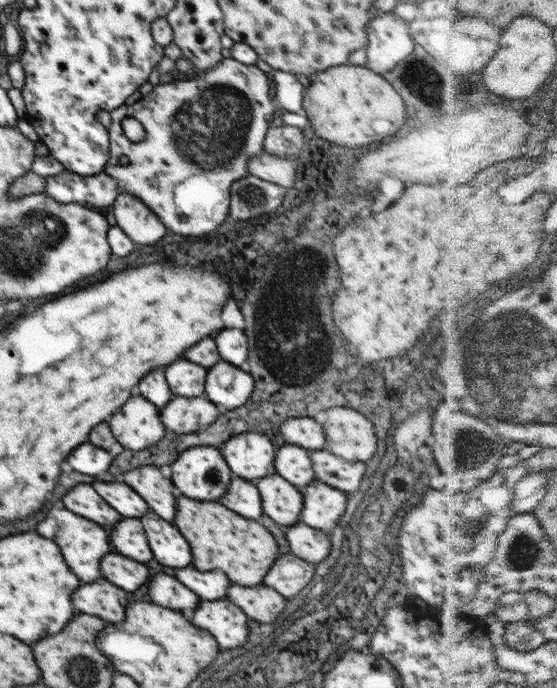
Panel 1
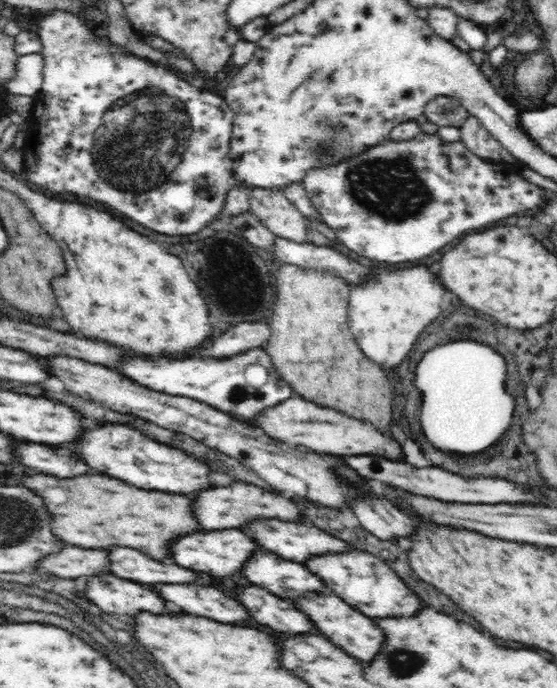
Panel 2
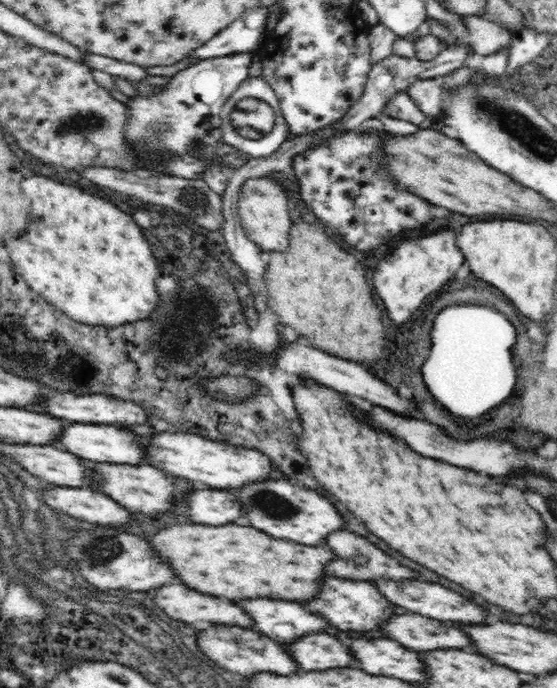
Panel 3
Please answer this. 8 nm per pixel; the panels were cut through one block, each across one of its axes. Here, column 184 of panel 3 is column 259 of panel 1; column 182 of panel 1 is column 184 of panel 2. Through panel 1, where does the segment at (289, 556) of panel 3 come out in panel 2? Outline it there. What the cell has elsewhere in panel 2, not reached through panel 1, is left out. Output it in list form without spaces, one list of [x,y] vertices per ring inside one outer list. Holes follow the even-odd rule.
[[[34,474],[24,488],[30,488],[44,498],[46,508],[54,516],[54,535],[80,548],[108,550],[112,546],[128,546],[154,560],[166,560],[170,556],[168,544],[172,540],[200,530],[190,498],[156,490],[138,490],[124,482],[116,482],[116,478],[104,478],[100,474],[64,480]]]

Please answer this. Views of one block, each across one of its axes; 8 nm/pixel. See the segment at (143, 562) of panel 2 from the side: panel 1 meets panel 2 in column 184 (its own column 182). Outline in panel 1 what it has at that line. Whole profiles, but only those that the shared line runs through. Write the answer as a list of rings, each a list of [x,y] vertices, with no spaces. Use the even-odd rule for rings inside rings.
[[[180,568],[176,570],[176,578],[188,586],[192,592],[196,592],[202,600],[218,600],[220,596],[226,598],[226,590],[230,586],[230,580],[224,572],[214,570],[214,572],[198,572],[194,568]]]

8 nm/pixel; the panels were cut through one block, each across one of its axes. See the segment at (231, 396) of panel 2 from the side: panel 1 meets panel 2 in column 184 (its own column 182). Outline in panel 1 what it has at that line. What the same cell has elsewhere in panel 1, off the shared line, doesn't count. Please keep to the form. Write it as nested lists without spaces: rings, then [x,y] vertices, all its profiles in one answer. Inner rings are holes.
[[[176,360],[168,366],[167,383],[174,396],[202,397],[205,394],[204,382],[209,368],[188,360]]]

